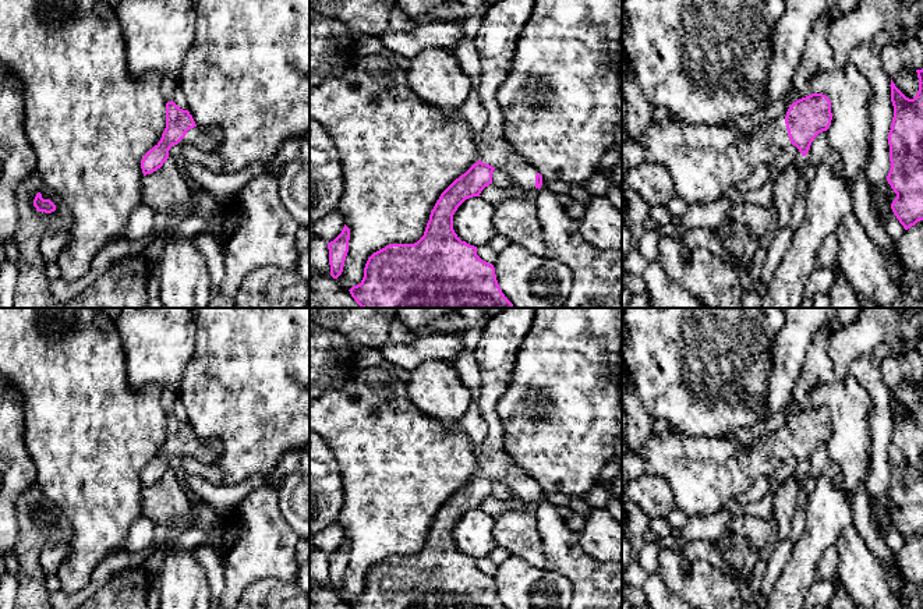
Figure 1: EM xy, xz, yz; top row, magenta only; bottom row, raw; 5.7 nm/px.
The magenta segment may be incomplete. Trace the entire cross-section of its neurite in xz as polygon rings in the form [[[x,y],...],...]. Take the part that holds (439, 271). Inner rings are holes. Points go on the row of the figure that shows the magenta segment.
[[[498,0],[488,7],[474,38],[481,63],[477,93],[488,113],[477,142],[480,160],[441,194],[417,242],[389,244],[368,258],[361,283],[349,290],[361,308],[514,308],[498,284],[494,265],[482,261],[477,247],[462,241],[455,233],[453,215],[466,199],[480,196],[492,184],[494,170],[514,155],[505,135],[502,109],[495,93],[512,68],[516,42],[530,20],[533,6],[534,0]]]

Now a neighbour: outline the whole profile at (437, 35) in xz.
[[[455,22],[421,24],[409,32],[388,29],[381,35],[383,49],[392,52],[402,61],[413,59],[425,49],[456,49],[463,39],[463,28]]]

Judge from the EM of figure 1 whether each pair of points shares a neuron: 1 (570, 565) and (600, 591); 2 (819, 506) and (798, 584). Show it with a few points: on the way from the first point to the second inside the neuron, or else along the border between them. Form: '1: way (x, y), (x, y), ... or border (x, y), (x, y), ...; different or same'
1: way (577, 569), (593, 584); same
2: way (819, 526), (819, 534), (802, 565); same

